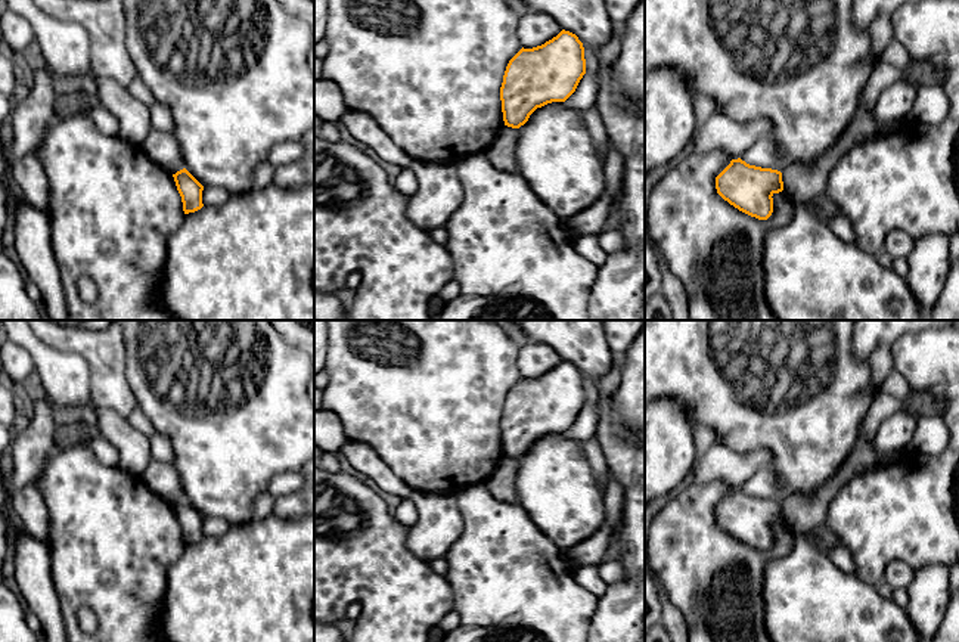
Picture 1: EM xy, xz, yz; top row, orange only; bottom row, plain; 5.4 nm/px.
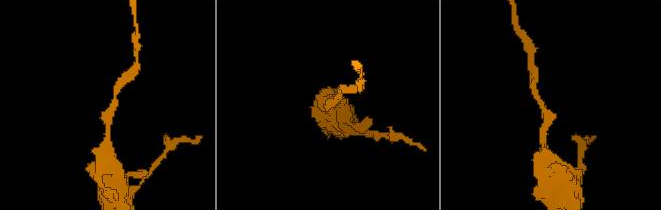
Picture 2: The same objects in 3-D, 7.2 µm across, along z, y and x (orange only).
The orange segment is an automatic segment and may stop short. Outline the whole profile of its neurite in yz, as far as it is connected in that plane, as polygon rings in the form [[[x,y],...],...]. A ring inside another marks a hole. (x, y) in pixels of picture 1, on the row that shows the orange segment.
[[[741,158],[716,177],[717,193],[739,211],[767,220],[773,213],[773,195],[783,190],[782,173],[749,165]]]

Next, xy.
[[[186,168],[177,171],[176,174],[173,174],[173,177],[181,196],[184,214],[201,210],[204,207],[204,186]]]

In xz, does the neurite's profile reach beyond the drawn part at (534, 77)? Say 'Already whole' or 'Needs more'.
Already whole

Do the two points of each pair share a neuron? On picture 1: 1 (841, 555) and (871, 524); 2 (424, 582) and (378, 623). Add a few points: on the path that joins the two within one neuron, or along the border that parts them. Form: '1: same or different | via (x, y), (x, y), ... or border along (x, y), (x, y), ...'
1: different | border along (843, 543), (849, 551), (854, 573)
2: same | via (412, 594), (390, 616)

